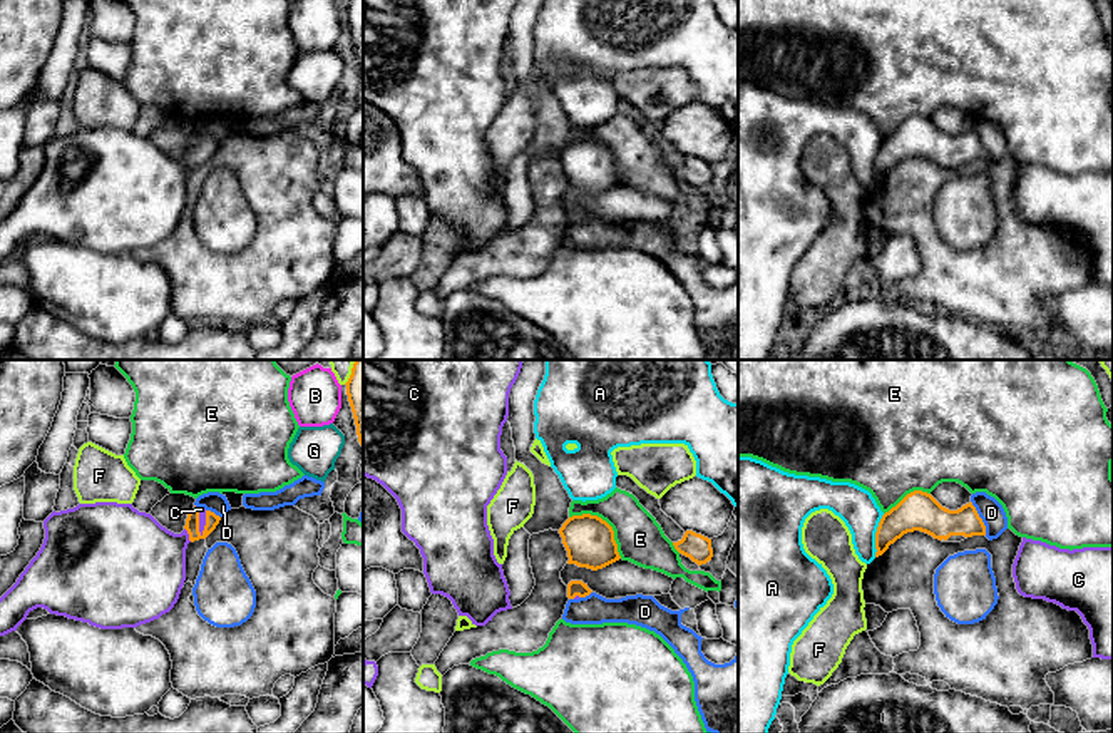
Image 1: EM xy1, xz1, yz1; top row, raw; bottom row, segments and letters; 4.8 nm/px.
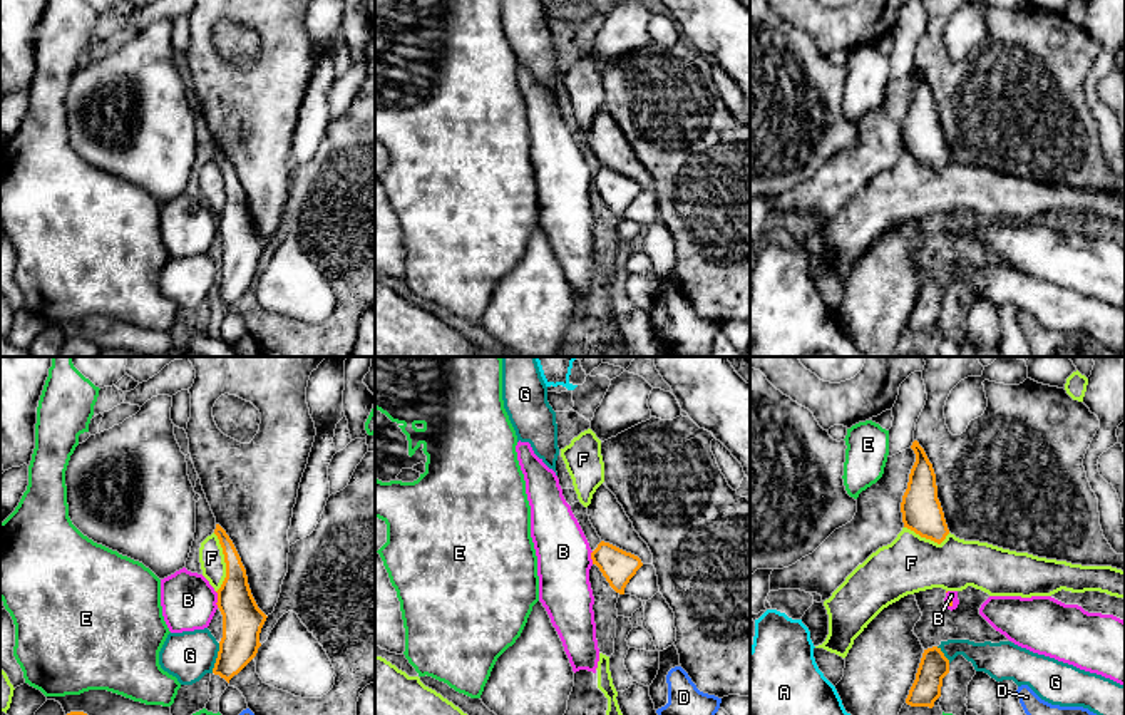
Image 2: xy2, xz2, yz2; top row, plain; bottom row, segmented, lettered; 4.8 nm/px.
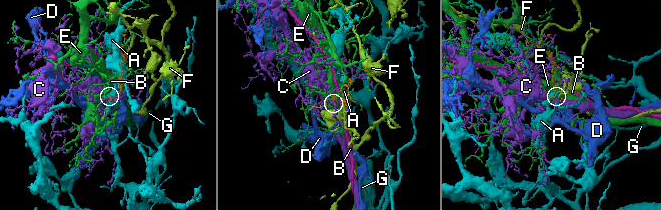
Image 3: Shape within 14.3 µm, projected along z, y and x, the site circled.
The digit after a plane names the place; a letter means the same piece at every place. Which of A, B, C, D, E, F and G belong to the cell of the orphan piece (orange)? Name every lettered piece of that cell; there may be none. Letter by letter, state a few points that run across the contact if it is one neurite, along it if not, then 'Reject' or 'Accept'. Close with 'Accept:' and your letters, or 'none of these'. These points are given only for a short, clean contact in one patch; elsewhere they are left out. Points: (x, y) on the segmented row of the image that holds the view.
A: Reject
B: Line: xy2 (215, 591), (218, 606). Reject
C: Line: xy1 (191, 526), (188, 533), (169, 549), (146, 563). Accept
D: Line: yz1 (971, 501), (986, 534). Reject
E: Reject
F: Reject
G: Line: xy2 (220, 643), (211, 672). Reject
Accept: C

